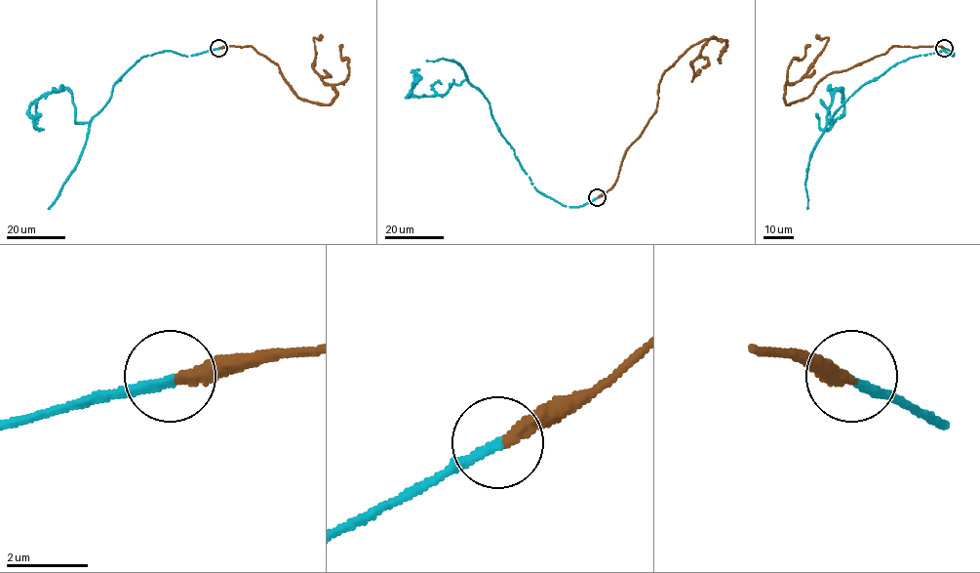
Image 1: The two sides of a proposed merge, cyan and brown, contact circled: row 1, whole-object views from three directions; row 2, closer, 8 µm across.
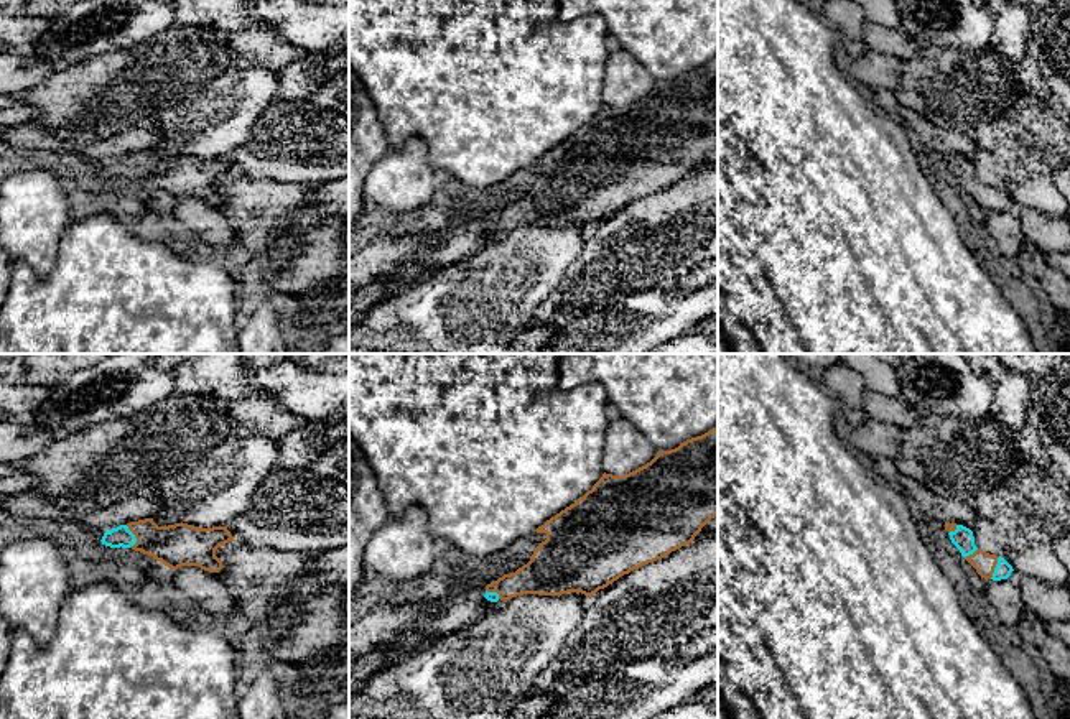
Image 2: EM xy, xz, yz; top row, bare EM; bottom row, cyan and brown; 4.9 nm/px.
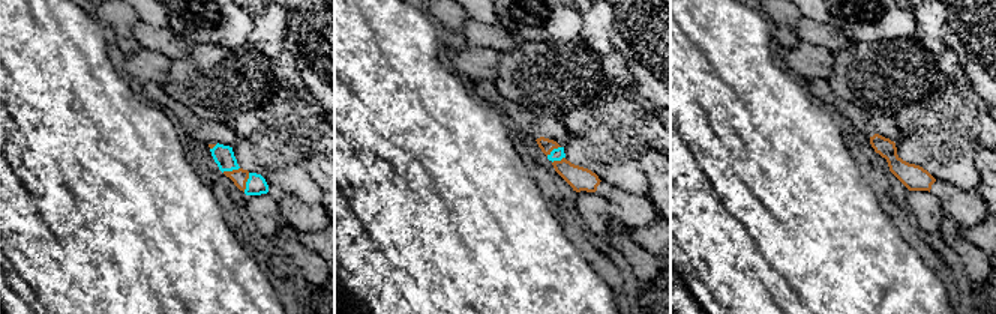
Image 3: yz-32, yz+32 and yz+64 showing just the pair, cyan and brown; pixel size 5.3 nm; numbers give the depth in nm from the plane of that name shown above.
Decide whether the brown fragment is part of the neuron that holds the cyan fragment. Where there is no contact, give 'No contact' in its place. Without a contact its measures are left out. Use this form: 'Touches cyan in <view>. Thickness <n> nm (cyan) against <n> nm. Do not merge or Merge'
Touches cyan in xy. Thickness 100 nm (cyan) against 220 nm. Merge

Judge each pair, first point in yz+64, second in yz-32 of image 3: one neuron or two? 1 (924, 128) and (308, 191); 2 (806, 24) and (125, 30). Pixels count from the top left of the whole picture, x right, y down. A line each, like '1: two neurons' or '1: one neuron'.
1: one neuron
2: two neurons

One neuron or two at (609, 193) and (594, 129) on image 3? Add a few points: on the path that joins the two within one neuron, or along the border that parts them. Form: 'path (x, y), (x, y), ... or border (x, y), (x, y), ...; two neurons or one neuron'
border (602, 179), (626, 191), (642, 193); two neurons

